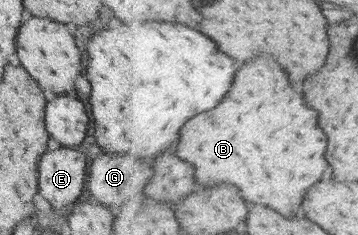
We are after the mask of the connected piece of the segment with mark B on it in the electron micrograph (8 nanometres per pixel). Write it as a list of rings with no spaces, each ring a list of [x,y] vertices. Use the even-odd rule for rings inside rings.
[[[263,54],[239,72],[233,94],[219,108],[185,126],[177,154],[195,164],[201,187],[225,182],[245,192],[261,192],[249,194],[247,200],[295,218],[295,208],[305,202],[307,192],[321,182],[329,168],[327,146],[329,136],[319,126],[319,114],[291,86],[283,66],[271,54]]]

